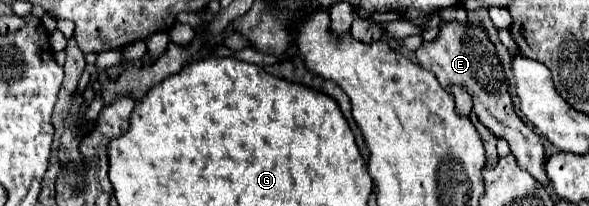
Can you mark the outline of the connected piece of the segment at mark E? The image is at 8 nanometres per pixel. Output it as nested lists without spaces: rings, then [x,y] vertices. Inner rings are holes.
[[[442,23],[438,37],[430,43],[422,43],[416,51],[418,65],[422,69],[432,71],[444,89],[458,85],[472,95],[474,113],[498,139],[506,139],[512,155],[520,169],[528,171],[540,183],[550,183],[544,173],[544,147],[538,133],[534,133],[514,111],[514,101],[508,89],[508,81],[504,79],[500,57],[496,53],[494,43],[490,43],[488,33],[480,25],[472,23]]]

